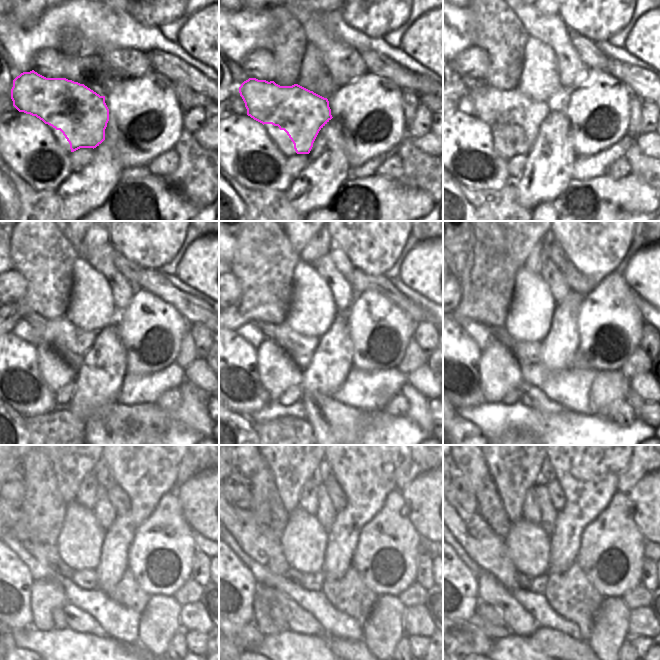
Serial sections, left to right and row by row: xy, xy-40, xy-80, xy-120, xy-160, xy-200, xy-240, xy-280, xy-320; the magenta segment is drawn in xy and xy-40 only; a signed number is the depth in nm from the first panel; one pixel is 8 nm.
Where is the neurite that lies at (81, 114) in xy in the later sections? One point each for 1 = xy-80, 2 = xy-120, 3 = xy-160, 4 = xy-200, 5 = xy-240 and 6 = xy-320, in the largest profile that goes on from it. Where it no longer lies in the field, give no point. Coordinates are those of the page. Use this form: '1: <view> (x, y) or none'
1: xy-80 (514, 111)
2: xy-120 (72, 343)
3: xy-160 (301, 348)
4: xy-200 (526, 352)
5: xy-240 (86, 579)
6: xy-320 (538, 583)

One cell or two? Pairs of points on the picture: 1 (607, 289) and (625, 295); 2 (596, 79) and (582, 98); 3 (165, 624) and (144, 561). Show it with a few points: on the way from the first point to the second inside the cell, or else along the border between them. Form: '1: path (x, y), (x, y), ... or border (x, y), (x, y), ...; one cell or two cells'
1: path (611, 293), (613, 295), (621, 295); one cell
2: path (596, 84), (587, 93); one cell
3: border (172, 595), (153, 594), (151, 596); two cells

